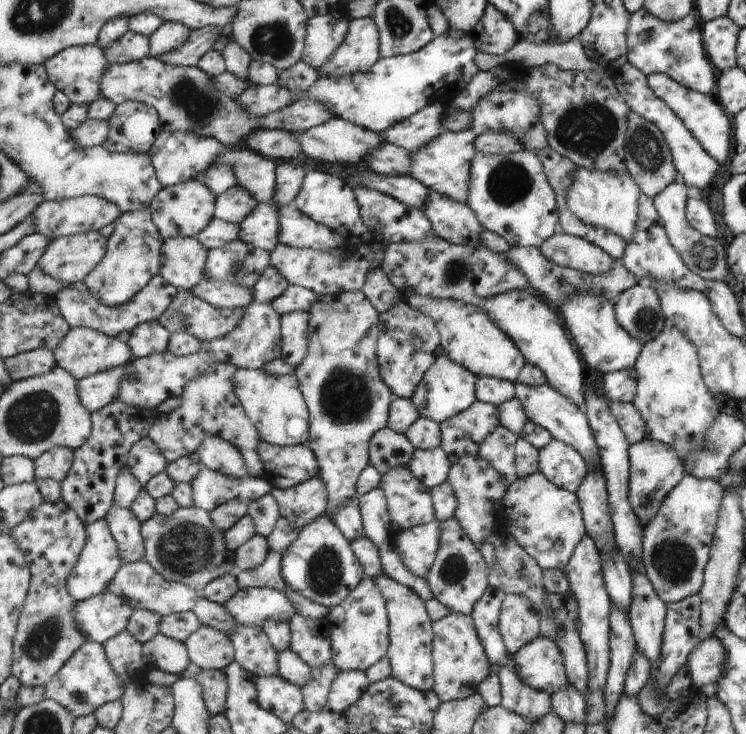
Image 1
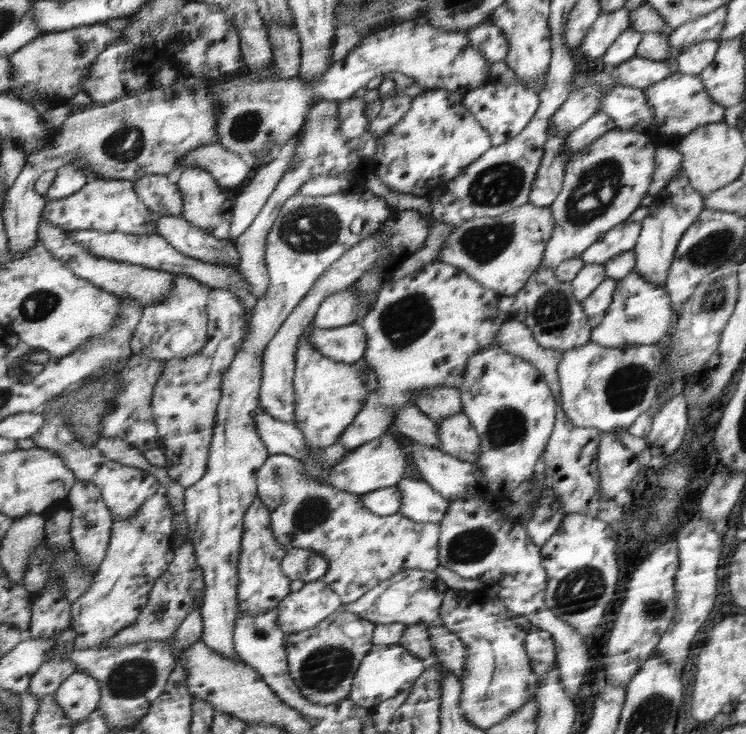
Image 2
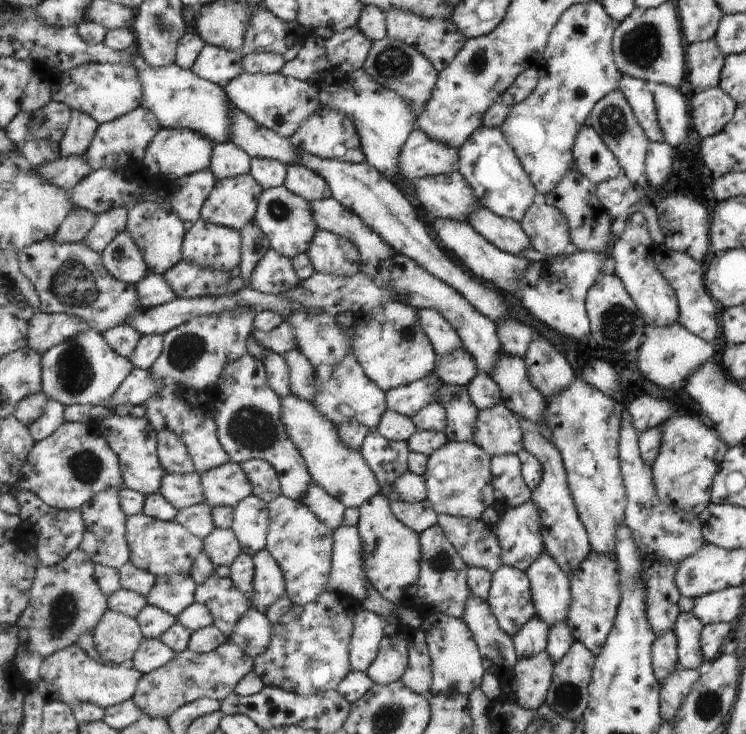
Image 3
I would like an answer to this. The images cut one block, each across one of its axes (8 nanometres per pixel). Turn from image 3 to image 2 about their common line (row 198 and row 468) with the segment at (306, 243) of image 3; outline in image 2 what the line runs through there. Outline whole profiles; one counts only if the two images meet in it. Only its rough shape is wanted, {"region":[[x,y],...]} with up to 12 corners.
{"region":[[270,455],[257,476],[275,539],[328,557],[343,604],[434,571],[442,527]]}

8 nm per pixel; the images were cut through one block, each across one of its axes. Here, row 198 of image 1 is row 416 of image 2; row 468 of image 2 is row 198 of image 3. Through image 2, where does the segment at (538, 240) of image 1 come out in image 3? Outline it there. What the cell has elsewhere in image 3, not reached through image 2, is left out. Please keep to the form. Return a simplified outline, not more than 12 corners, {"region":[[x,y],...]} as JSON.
{"region":[[499,127],[459,148],[482,206],[523,218],[537,194]]}

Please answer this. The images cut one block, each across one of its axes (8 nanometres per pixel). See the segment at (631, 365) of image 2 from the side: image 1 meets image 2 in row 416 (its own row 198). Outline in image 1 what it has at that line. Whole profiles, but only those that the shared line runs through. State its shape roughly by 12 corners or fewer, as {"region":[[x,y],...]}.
{"region":[[577,166],[568,209],[633,238],[640,190],[628,172]]}

